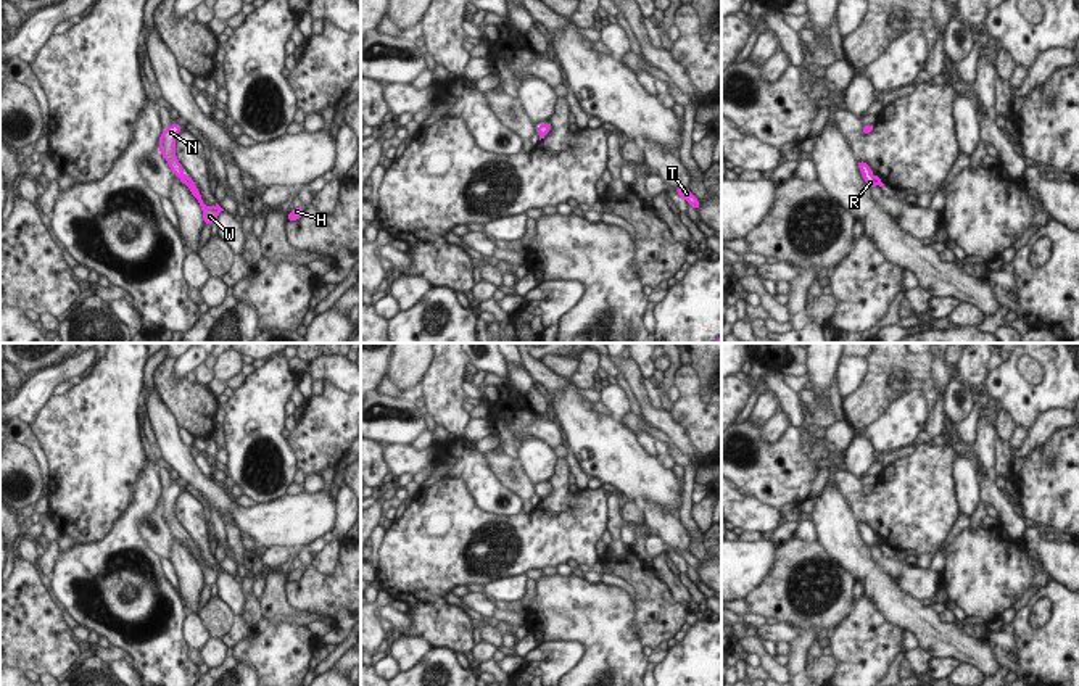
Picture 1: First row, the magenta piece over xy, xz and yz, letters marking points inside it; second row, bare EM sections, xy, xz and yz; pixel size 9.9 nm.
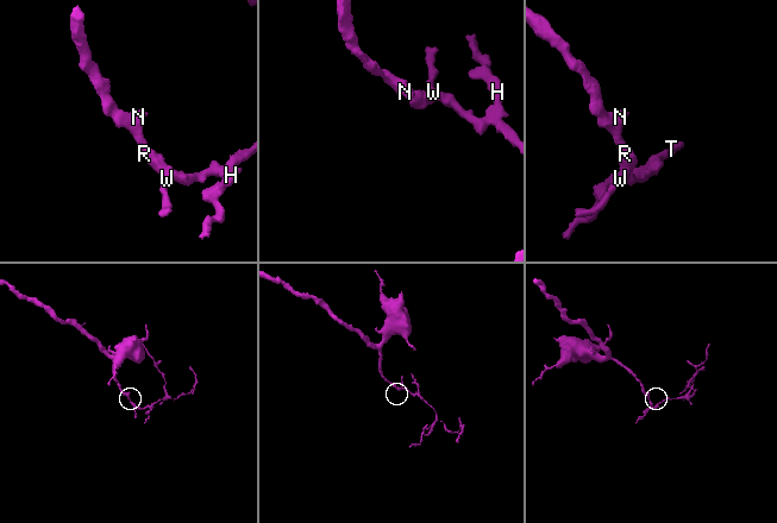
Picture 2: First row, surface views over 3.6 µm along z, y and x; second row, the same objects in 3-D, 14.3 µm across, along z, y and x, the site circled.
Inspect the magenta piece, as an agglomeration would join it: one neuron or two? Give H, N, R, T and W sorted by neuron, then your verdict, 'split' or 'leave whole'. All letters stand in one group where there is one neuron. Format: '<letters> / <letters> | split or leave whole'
H N R T W | leave whole

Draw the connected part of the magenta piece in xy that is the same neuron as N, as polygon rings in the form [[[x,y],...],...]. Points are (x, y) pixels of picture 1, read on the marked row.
[[[174,122],[163,130],[158,140],[159,153],[169,164],[169,169],[172,171],[172,174],[177,176],[179,180],[190,188],[190,193],[200,203],[200,208],[203,211],[203,222],[211,225],[213,222],[217,221],[219,213],[224,209],[217,203],[214,206],[206,206],[205,201],[201,200],[201,193],[196,188],[193,179],[184,174],[184,167],[176,156],[176,137],[180,134],[180,130],[182,130],[182,126],[177,126]]]

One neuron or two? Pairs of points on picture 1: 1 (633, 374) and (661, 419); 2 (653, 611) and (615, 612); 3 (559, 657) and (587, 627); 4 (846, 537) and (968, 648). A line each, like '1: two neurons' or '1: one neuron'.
1: one neuron
2: two neurons
3: two neurons
4: one neuron

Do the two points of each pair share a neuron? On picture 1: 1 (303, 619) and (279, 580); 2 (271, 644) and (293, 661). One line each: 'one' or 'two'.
1: one
2: one

